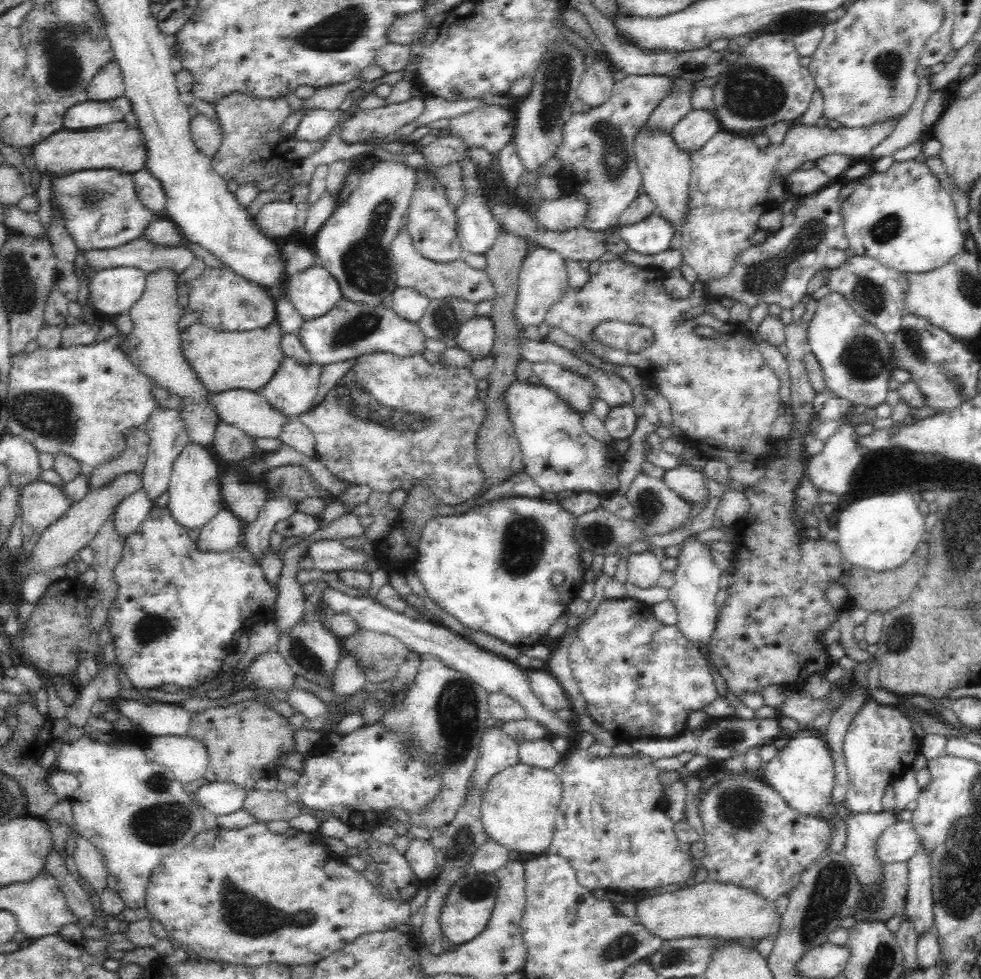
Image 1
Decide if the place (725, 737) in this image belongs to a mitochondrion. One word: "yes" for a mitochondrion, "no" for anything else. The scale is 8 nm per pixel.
yes

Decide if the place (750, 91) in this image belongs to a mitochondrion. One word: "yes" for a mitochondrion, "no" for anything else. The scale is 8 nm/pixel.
yes

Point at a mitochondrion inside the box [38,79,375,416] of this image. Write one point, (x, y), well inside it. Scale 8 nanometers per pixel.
(85, 197)

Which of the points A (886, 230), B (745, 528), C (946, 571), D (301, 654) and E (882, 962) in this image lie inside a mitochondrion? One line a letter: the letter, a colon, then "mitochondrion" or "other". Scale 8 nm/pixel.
A: mitochondrion
B: mitochondrion
C: other
D: mitochondrion
E: mitochondrion

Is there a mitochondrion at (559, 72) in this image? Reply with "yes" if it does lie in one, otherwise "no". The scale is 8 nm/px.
yes

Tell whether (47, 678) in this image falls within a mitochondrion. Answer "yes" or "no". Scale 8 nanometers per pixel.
no

